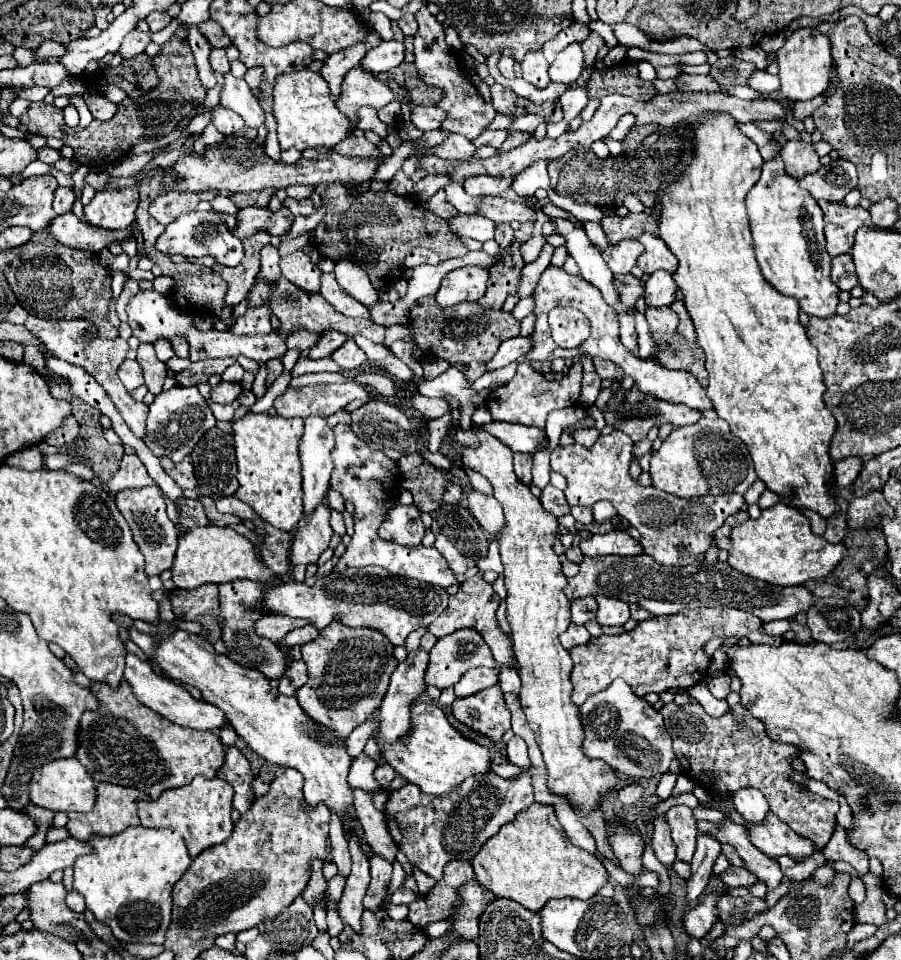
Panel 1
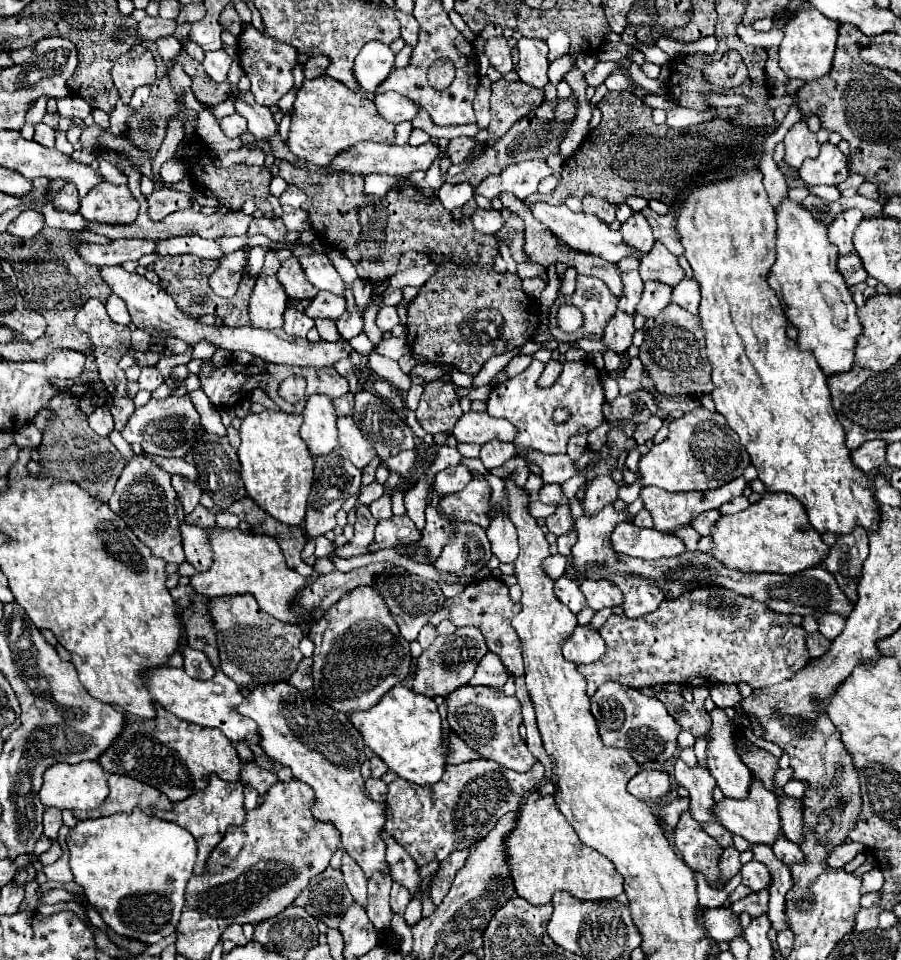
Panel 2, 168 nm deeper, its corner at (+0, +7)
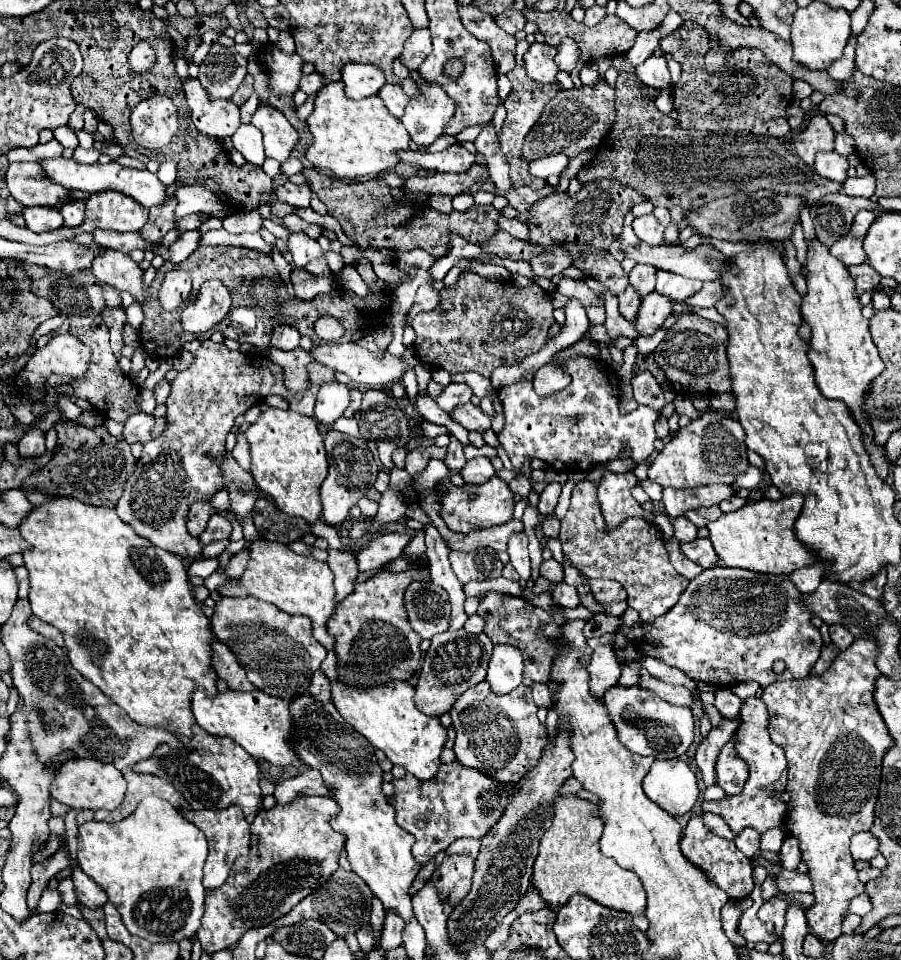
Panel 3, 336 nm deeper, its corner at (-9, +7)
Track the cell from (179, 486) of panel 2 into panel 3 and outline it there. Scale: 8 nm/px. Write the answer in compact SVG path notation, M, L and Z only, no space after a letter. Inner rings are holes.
M199 500L195 504L191 504L189 510L189 520L187 520L187 530L191 532L191 536L199 536L203 532L203 528L207 526L209 516L213 514L213 506L209 500Z

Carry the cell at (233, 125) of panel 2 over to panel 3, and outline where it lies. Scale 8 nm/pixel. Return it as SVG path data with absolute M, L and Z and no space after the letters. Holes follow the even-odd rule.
M241 124L237 132L231 136L233 148L239 150L247 162L261 166L265 162L265 152L263 152L263 142L261 142L261 132L253 124Z

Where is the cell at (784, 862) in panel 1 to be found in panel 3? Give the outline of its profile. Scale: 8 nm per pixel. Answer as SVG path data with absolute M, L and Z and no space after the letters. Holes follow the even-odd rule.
M861 832L851 838L853 860L871 860L877 854L879 854L879 842L869 832Z

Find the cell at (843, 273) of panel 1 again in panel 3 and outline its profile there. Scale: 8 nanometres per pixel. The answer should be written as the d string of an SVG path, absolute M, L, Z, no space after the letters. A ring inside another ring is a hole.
M867 262L857 264L857 266L849 266L849 272L851 272L851 276L853 276L855 284L857 284L857 294L863 294L863 292L879 286L881 276Z

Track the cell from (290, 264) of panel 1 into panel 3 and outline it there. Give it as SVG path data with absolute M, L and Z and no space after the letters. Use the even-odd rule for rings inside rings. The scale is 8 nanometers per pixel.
M293 270L291 272L291 284L293 284L295 296L299 300L313 300L317 294L331 292L331 278L315 276L307 270Z

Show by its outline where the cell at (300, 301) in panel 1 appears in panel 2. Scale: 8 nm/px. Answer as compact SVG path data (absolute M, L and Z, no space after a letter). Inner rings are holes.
M384 306L384 308L378 312L378 318L376 318L378 328L390 332L398 322L400 322L400 318L398 318L398 310L396 310L396 306Z

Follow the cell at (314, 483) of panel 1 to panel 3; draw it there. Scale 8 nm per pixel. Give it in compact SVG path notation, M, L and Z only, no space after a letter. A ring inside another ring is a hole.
M339 382L325 384L317 394L313 418L317 424L323 424L331 430L331 426L335 424L337 418L343 416L347 406L349 406L349 388Z

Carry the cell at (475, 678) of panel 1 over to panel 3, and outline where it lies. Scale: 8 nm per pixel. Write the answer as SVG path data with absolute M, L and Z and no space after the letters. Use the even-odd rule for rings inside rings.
M495 646L485 678L491 690L495 690L497 694L509 694L521 684L521 678L523 678L523 658L519 648Z

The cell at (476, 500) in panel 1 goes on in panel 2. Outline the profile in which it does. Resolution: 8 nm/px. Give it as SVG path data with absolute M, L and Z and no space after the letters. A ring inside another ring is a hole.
M506 514L494 516L486 534L492 544L492 552L498 556L498 560L502 564L514 564L518 556L518 538L512 520Z

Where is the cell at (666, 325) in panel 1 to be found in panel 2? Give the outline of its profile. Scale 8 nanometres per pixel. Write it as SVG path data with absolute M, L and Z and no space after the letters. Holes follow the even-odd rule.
M670 302L668 308L656 318L648 318L644 322L644 344L640 346L640 360L662 394L700 396L712 392L710 362L704 356L704 348L706 340L698 316L686 312L674 302Z

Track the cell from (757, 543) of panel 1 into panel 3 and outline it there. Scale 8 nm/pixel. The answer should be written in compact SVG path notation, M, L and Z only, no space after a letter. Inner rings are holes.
M783 496L779 500L759 500L749 502L741 510L723 514L715 522L707 524L709 528L709 540L721 558L723 566L729 568L743 568L753 570L761 574L789 574L797 568L811 566L817 562L817 556L811 548L807 548L803 542L795 536L795 520L803 506L803 496Z

